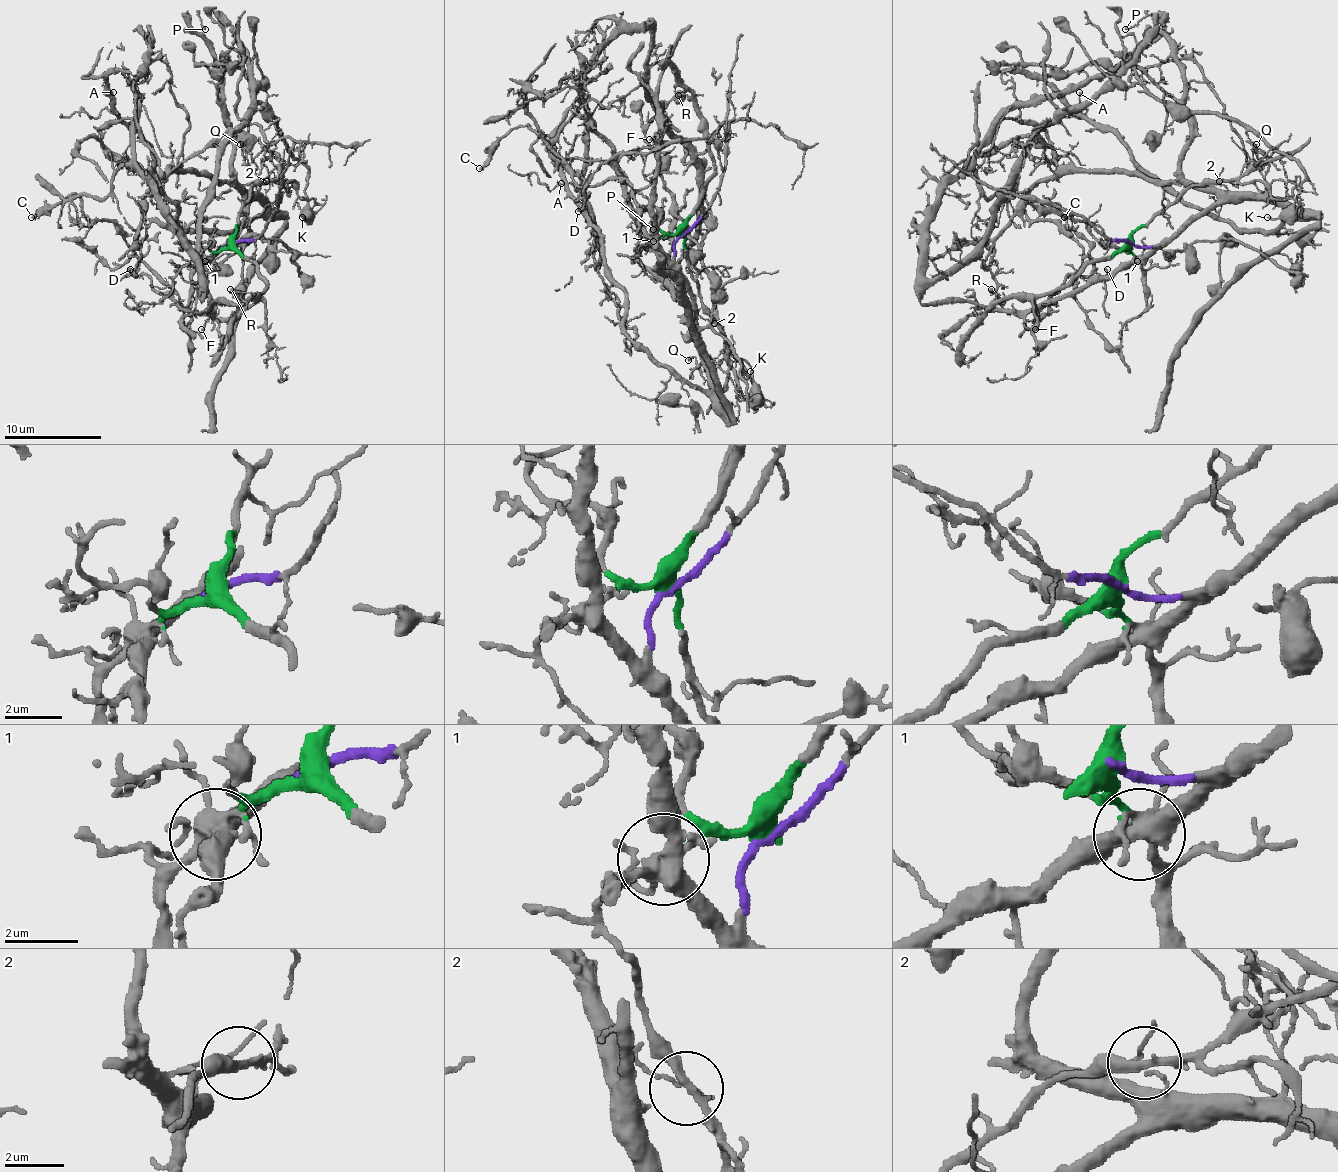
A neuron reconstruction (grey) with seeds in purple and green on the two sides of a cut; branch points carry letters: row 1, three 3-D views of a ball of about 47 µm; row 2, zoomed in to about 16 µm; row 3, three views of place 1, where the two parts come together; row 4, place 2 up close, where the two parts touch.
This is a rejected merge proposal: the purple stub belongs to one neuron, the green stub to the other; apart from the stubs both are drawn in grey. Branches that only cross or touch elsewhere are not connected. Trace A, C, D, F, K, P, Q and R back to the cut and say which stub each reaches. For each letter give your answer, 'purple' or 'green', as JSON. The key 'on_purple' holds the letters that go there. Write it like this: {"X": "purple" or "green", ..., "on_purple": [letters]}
{"A": "purple", "C": "green", "D": "green", "F": "green", "K": "green", "P": "purple", "Q": "purple", "R": "green", "on_purple": ["A", "P", "Q"]}

